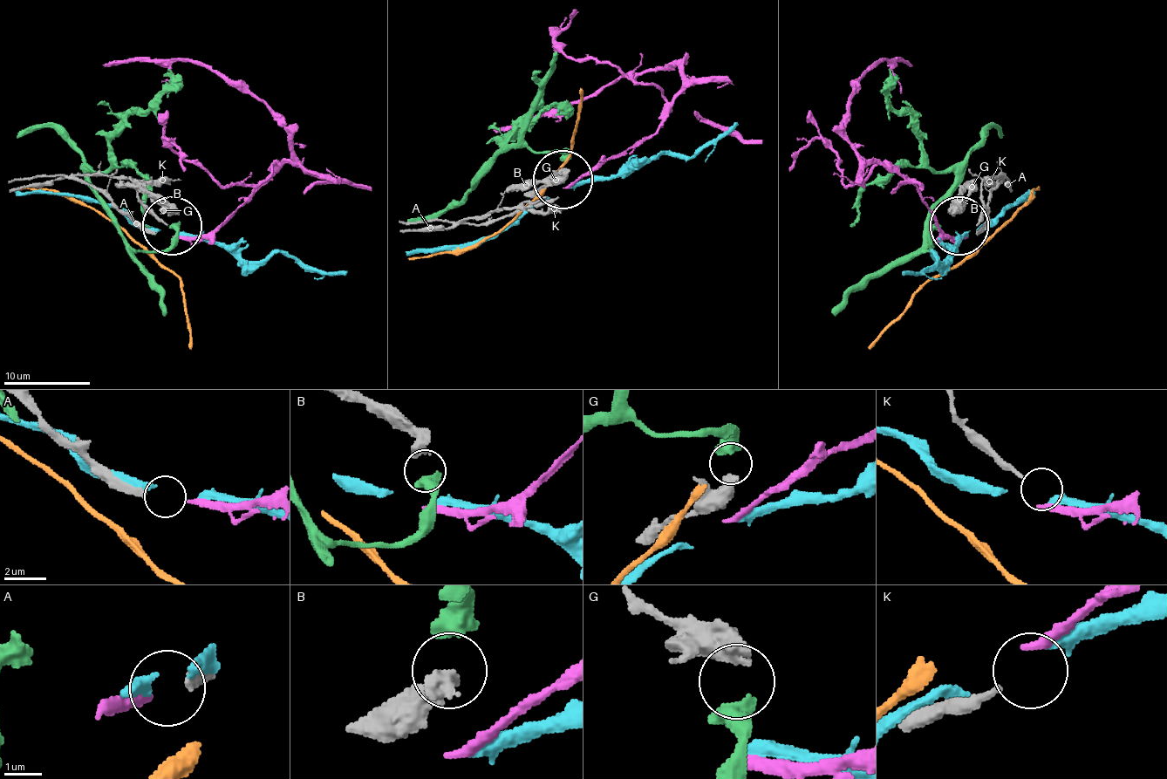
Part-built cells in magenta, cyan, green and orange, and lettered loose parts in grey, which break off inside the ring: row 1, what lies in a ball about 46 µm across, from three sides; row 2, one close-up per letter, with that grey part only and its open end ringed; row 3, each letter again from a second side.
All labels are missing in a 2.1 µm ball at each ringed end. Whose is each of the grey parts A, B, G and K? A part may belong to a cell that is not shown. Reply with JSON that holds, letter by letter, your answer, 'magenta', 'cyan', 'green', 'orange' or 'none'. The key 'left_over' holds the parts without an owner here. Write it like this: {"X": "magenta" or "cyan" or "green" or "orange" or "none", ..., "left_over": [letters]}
{"A": "magenta", "B": "none", "G": "green", "K": "none", "left_over": ["B", "K"]}

